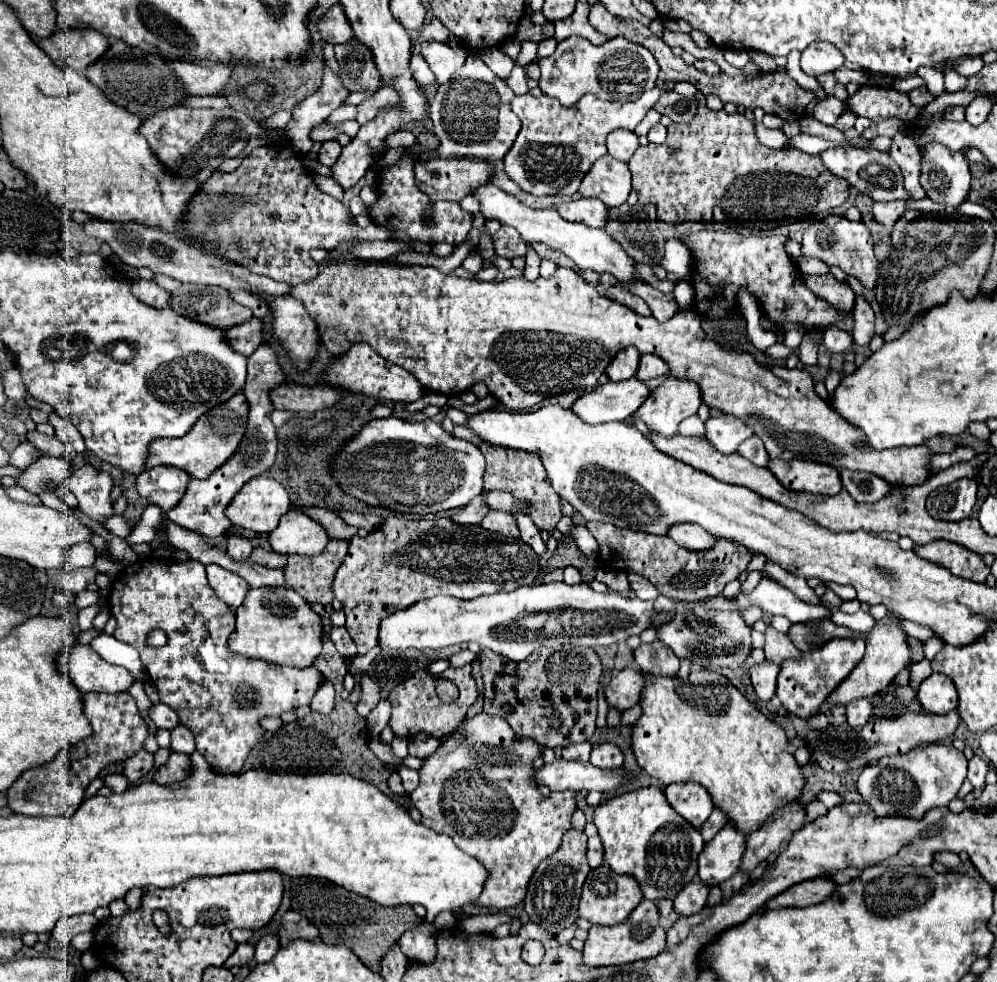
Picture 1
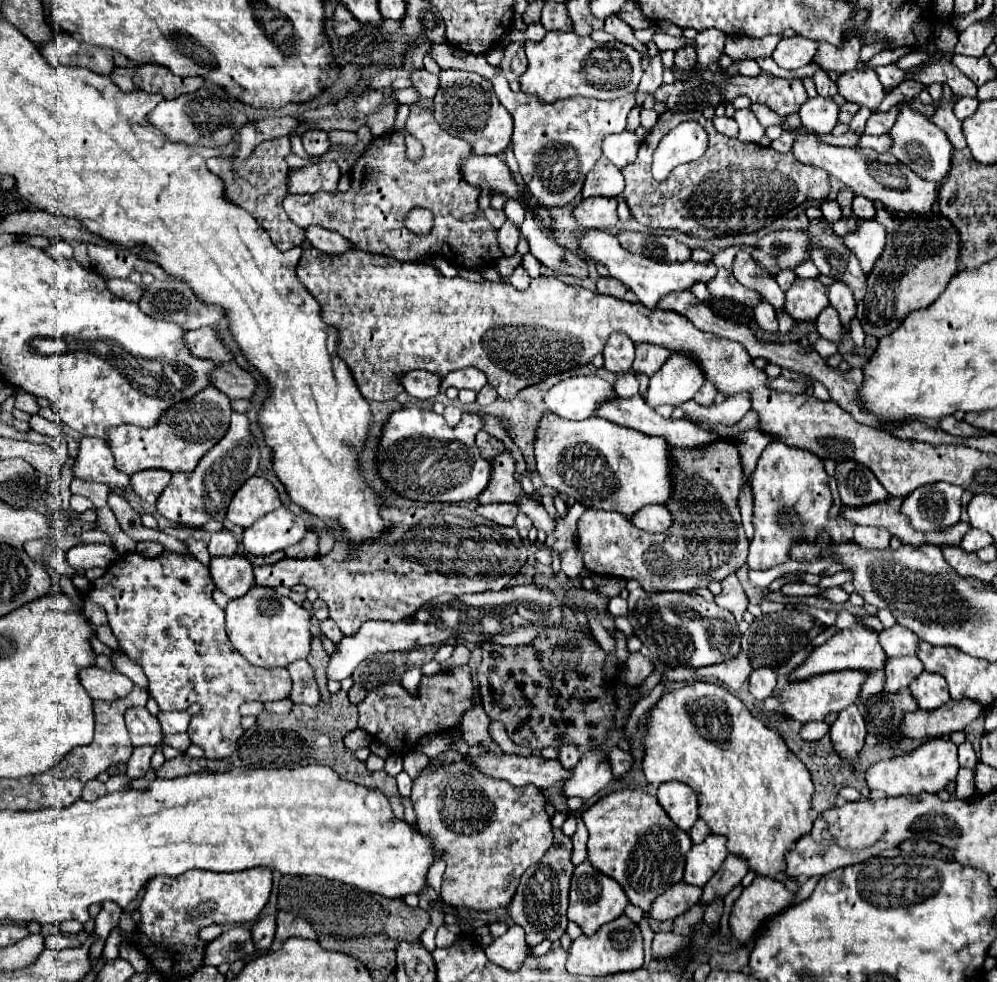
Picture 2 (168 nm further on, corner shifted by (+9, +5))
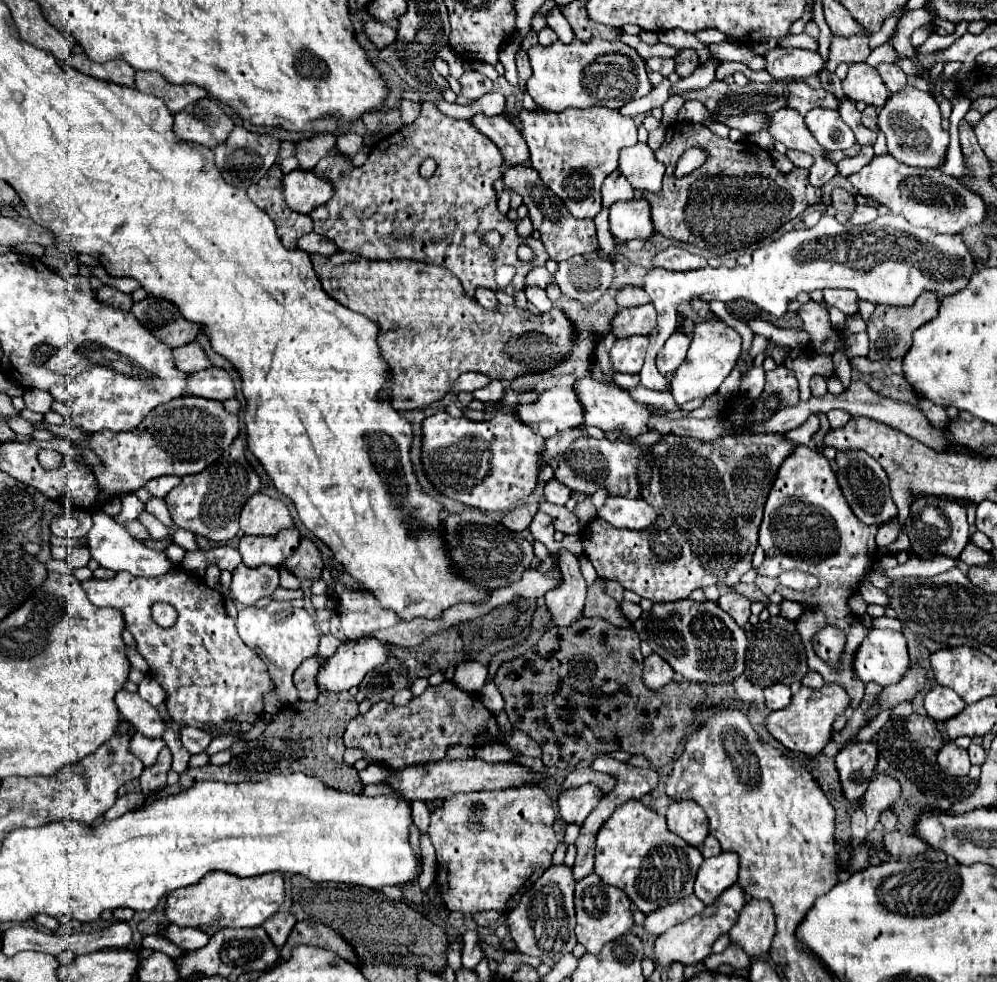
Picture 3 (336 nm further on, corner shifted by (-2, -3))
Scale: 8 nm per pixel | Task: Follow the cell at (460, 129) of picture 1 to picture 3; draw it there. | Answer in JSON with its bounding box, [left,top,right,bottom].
[471,113,529,167]

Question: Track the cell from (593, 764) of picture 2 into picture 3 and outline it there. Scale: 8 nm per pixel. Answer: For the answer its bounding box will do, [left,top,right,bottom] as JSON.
[557,785,603,823]

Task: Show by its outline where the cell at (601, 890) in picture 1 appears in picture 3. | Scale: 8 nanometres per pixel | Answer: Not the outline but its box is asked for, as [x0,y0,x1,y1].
[575,873,633,953]

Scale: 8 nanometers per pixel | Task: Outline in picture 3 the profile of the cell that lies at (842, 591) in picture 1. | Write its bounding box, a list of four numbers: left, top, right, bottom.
[859,581,887,605]

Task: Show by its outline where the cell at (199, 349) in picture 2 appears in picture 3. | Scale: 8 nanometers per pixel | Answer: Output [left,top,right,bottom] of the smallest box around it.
[175,341,213,373]

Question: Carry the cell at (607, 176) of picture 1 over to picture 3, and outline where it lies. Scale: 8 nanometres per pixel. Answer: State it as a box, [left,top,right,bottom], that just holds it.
[601,171,635,209]

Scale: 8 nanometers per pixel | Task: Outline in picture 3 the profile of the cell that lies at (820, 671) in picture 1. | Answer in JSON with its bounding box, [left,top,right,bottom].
[853,629,909,687]

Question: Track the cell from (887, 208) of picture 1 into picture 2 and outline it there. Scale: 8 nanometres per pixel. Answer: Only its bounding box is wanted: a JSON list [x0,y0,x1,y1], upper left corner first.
[852,197,876,219]

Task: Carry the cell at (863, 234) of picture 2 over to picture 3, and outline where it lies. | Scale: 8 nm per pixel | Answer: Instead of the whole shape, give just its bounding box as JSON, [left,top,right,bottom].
[639,213,977,391]

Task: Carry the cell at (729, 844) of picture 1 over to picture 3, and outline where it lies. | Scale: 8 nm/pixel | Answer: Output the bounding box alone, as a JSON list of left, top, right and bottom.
[695,851,739,905]

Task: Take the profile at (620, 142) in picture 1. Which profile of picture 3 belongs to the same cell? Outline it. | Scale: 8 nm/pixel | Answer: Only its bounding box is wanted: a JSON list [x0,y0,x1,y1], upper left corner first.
[619,143,665,193]

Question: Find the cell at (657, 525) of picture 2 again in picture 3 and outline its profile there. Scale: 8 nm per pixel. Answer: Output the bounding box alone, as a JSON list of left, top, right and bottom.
[597,497,657,531]

